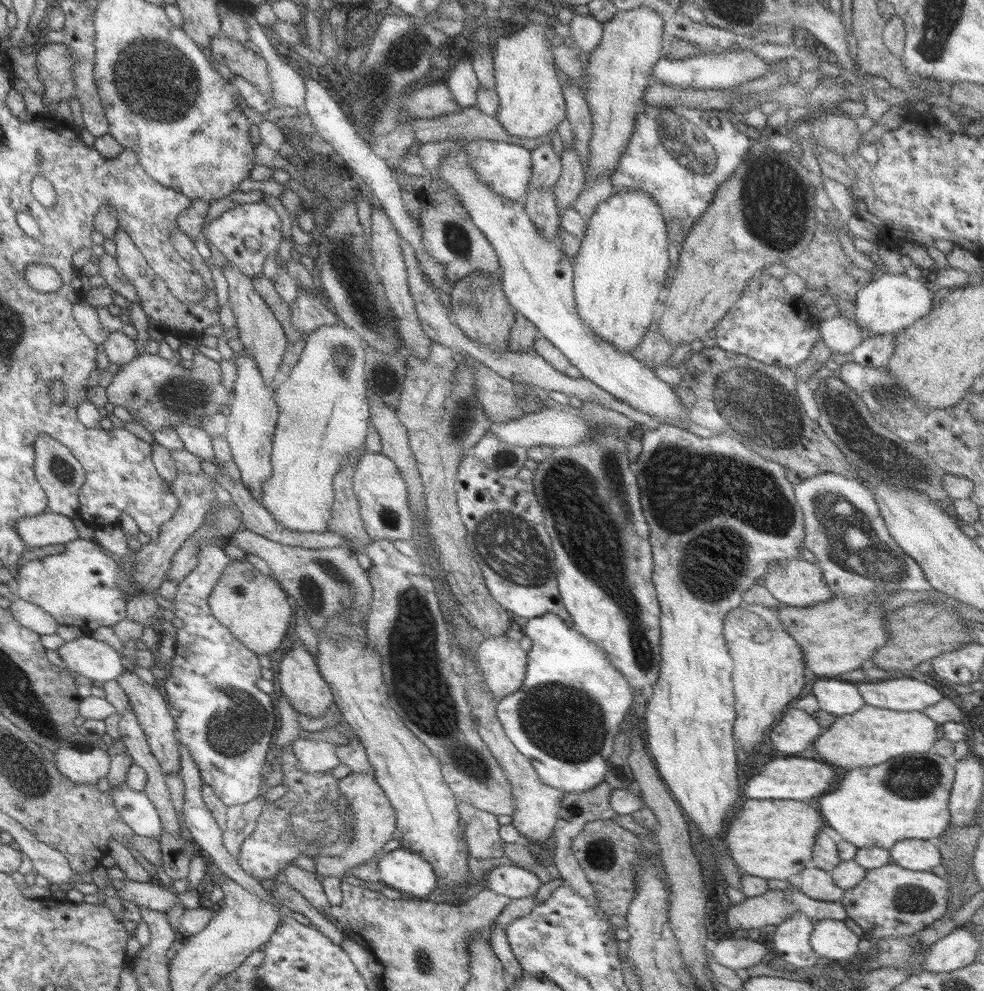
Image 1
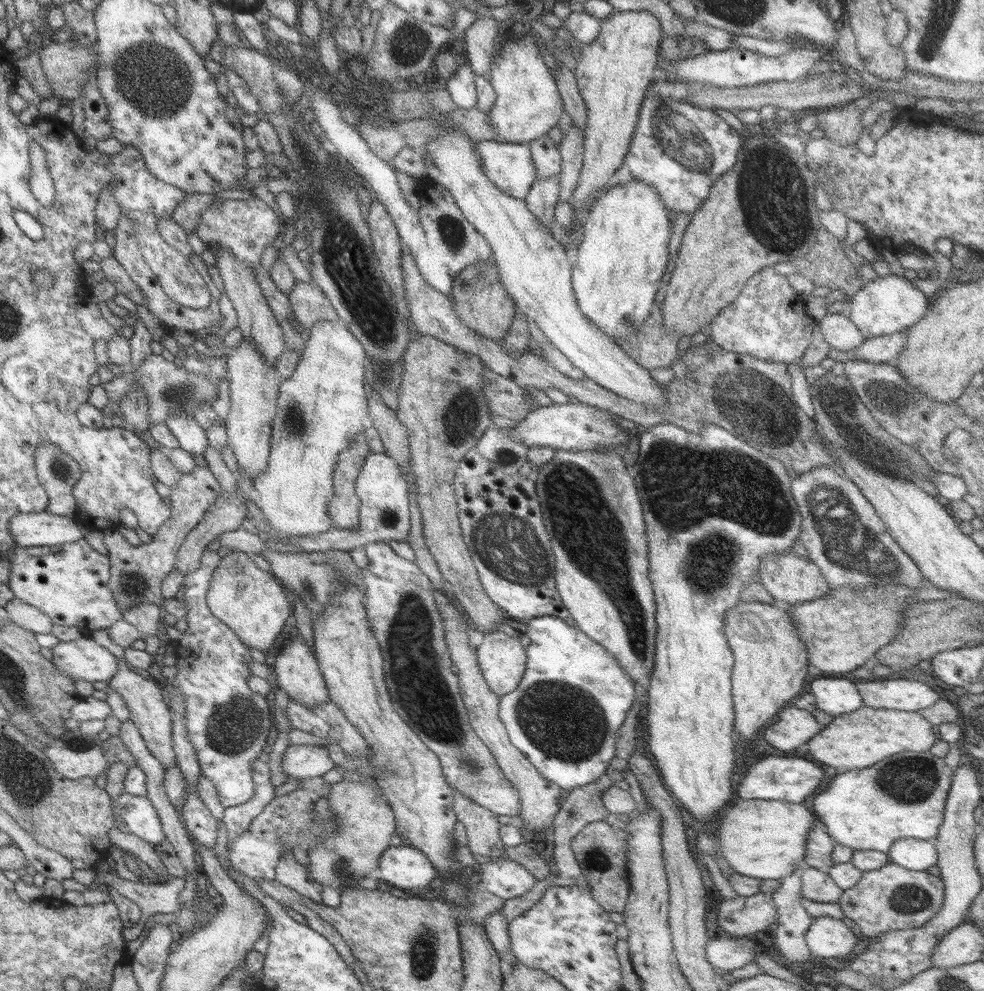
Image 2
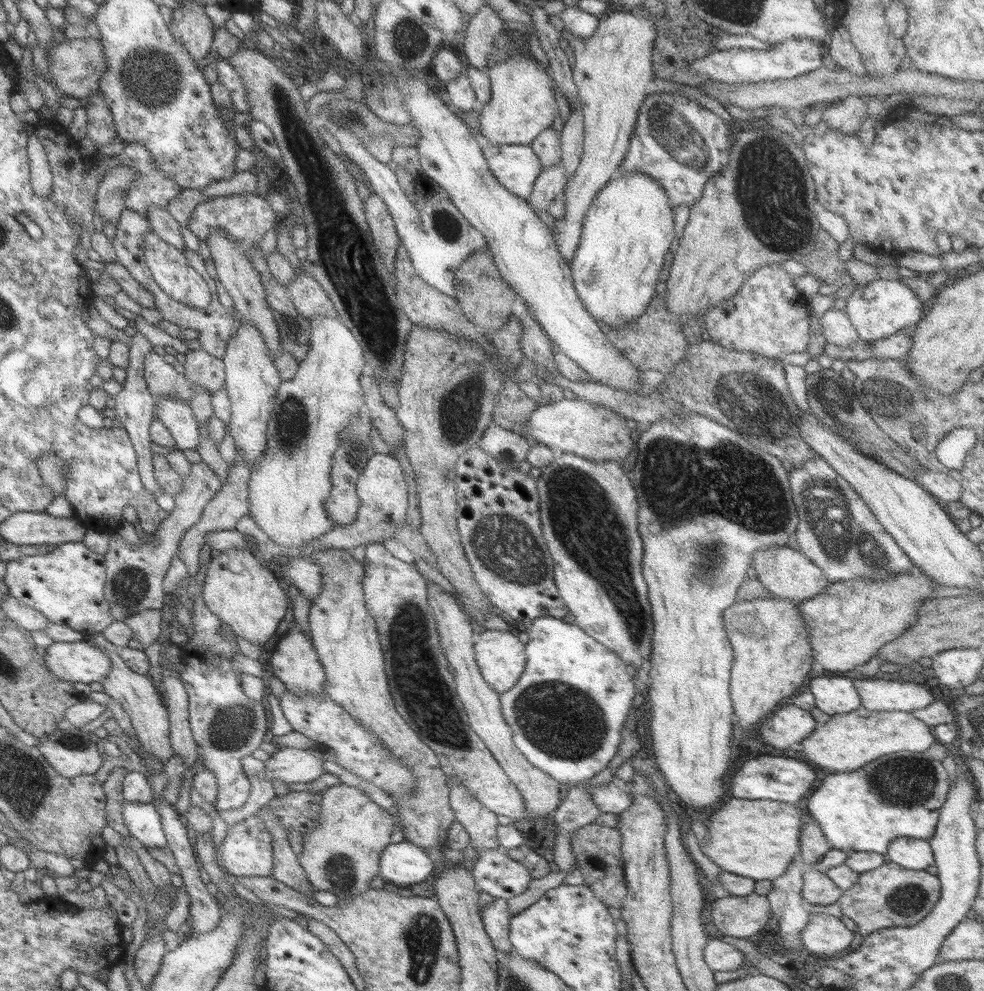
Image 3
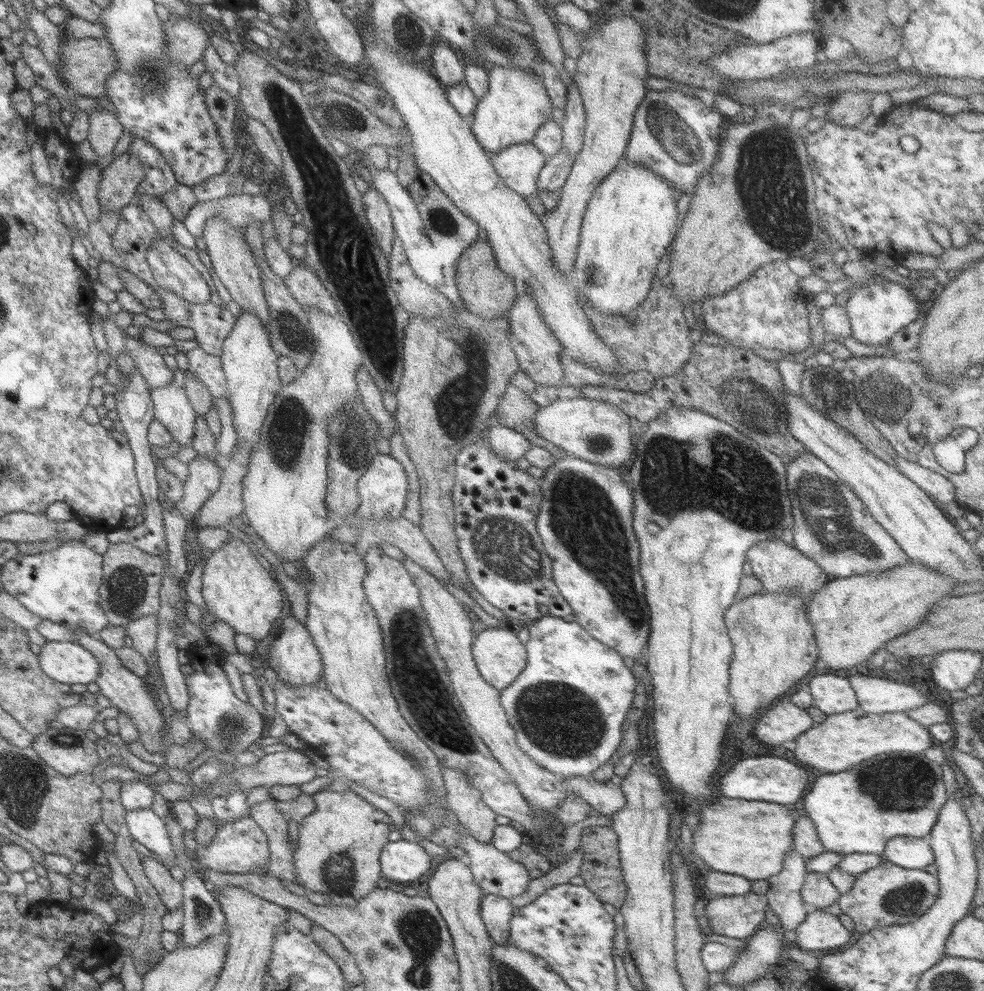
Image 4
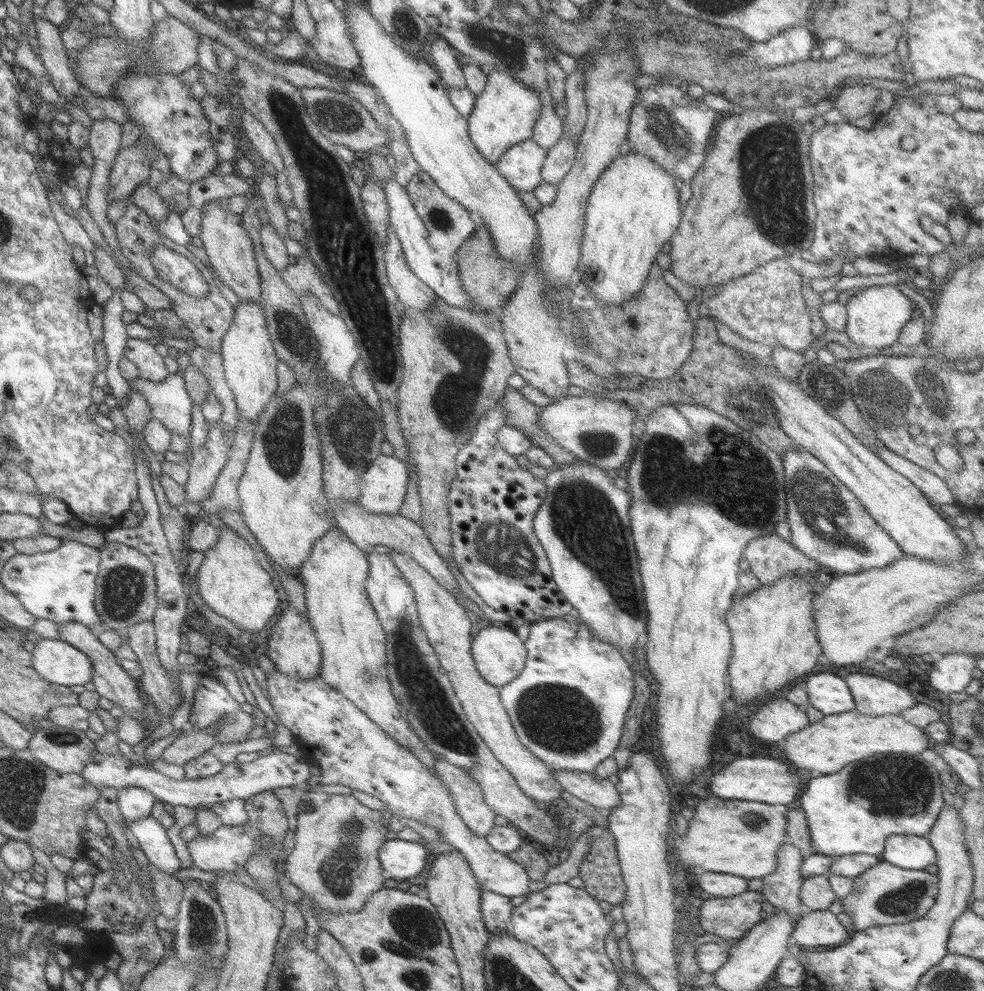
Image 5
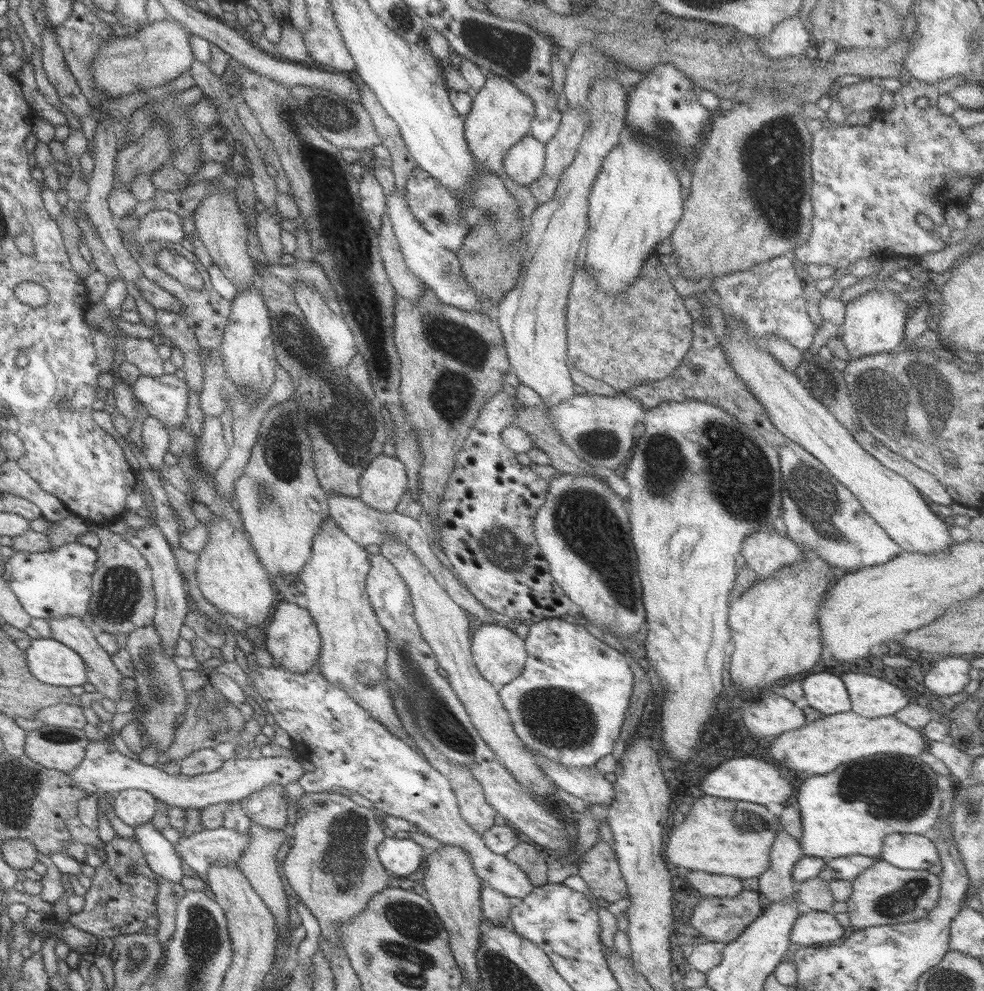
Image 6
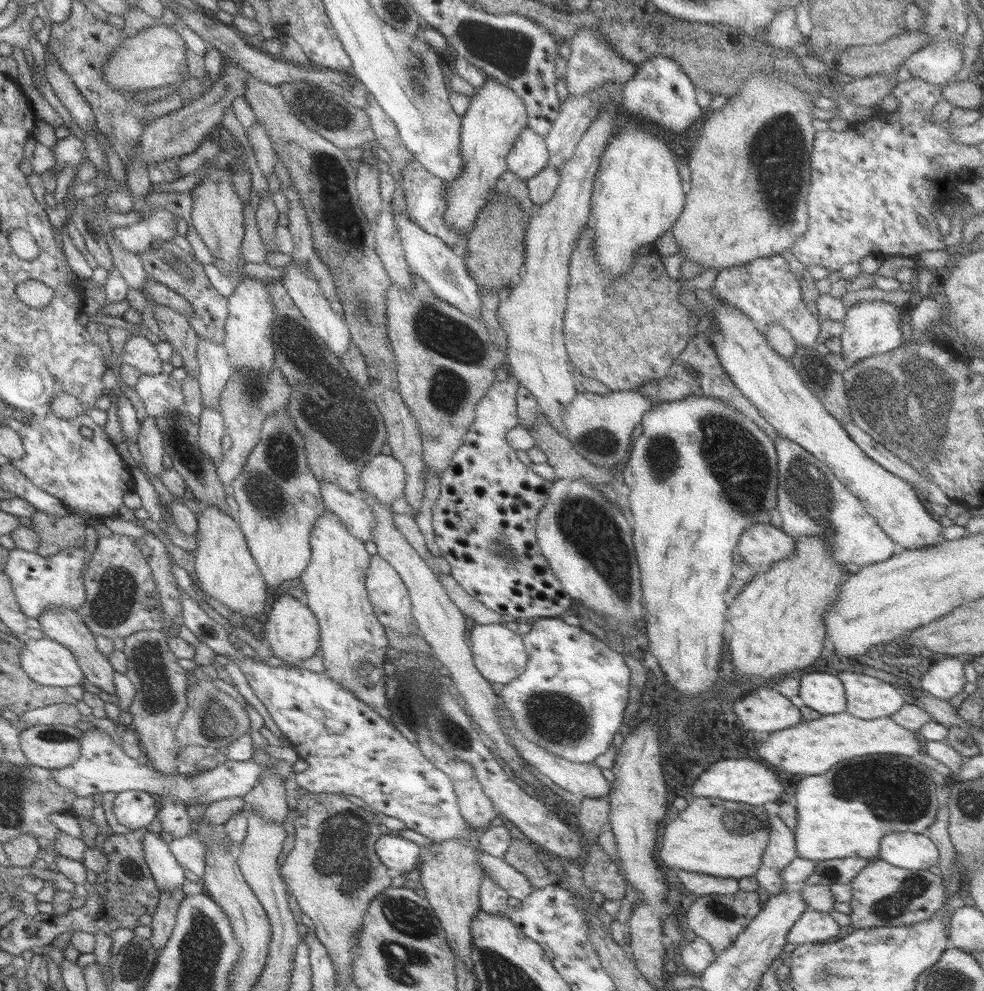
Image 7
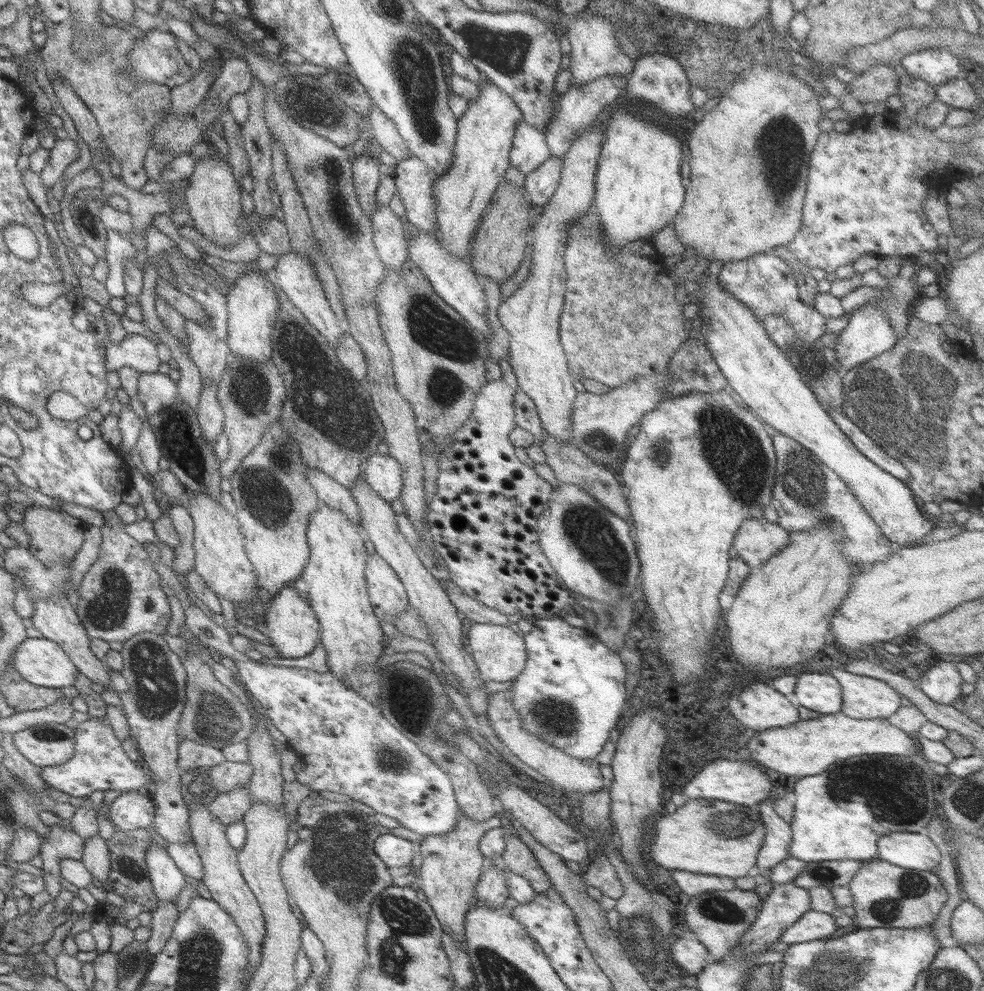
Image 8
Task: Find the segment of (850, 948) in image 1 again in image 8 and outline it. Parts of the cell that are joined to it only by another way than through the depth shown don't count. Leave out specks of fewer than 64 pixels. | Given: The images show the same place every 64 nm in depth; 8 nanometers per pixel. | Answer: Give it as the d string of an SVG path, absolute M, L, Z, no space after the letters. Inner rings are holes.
M811 908L800 917L800 920L784 931L781 941L792 945L822 940L839 933L839 929L831 914Z

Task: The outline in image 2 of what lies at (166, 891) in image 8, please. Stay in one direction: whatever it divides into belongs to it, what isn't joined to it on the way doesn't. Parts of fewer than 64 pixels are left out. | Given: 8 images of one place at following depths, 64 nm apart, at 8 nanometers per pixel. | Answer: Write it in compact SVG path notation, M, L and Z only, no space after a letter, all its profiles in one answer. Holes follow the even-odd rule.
M122 791L117 798L117 811L130 835L154 846L165 838L158 814L146 795L132 796Z

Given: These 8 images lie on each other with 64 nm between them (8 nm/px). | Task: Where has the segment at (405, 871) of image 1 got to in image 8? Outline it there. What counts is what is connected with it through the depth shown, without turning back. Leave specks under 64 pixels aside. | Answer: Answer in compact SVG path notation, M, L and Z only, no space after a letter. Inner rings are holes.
M392 833L381 835L373 846L376 856L389 868L411 866L418 860L419 845L403 840Z

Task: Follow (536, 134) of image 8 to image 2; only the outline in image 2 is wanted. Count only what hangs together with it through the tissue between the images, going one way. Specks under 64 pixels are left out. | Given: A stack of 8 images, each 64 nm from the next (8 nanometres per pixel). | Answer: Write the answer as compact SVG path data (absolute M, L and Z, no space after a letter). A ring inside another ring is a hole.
M479 141L475 147L482 170L492 184L507 196L524 201L536 178L528 144Z

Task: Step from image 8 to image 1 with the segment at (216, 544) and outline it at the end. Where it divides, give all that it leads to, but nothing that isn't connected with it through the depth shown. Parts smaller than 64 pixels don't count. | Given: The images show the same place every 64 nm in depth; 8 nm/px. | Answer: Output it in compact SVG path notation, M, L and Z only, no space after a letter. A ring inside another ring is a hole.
M246 557L231 562L210 593L208 604L212 616L225 626L255 655L270 656L282 646L290 618L295 609L288 603L287 592L270 576L263 575Z

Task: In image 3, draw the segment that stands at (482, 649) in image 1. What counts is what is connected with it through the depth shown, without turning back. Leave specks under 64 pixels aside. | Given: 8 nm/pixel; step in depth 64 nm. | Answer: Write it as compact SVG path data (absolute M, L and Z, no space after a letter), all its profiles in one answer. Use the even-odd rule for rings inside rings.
M487 630L480 633L480 640L473 645L475 659L483 680L498 694L512 689L525 667L525 644L517 636L516 631Z

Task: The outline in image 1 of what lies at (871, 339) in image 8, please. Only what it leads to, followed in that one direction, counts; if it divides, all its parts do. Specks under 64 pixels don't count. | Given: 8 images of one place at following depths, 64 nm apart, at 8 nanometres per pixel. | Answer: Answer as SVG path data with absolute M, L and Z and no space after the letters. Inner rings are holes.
M879 274L858 291L855 300L855 322L864 332L868 332L869 337L893 336L897 330L906 328L918 319L924 319L939 296L940 293L934 294L928 289L925 279L914 280L905 274Z

